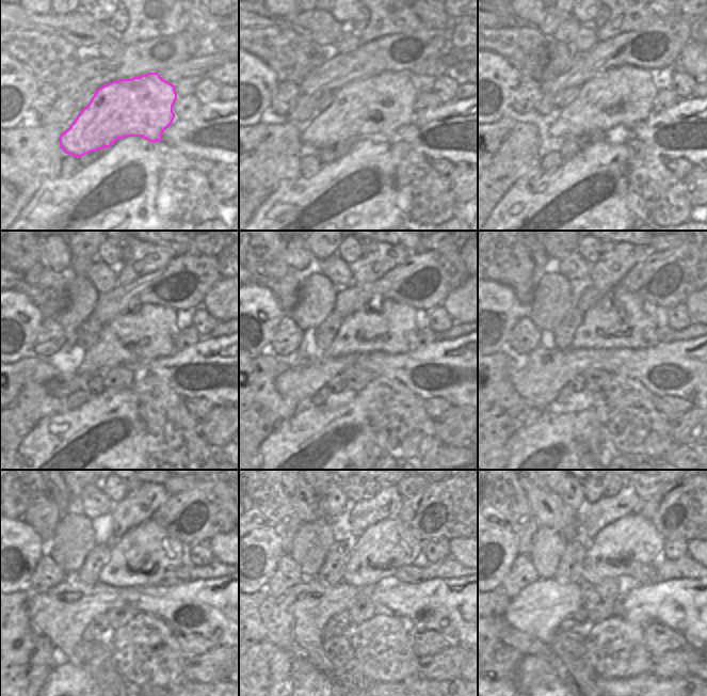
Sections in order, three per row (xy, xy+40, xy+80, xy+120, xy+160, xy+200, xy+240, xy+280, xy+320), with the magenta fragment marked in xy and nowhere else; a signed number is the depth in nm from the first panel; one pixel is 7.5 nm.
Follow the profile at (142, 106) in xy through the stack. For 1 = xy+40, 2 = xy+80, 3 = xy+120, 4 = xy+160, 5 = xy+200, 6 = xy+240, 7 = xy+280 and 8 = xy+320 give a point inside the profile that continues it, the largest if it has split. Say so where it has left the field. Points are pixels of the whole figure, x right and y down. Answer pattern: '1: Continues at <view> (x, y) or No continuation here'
1: Continues at xy+40 (381, 105)
2: Continues at xy+80 (623, 96)
3: Continues at xy+120 (146, 331)
4: Continues at xy+160 (366, 331)
5: Continues at xy+200 (619, 318)
6: Continues at xy+240 (140, 557)
7: Continues at xy+280 (382, 549)
8: Continues at xy+320 (621, 547)

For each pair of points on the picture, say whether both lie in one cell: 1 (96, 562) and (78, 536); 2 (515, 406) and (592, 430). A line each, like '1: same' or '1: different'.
1: different
2: different

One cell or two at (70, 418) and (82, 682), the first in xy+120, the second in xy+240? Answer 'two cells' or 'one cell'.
one cell

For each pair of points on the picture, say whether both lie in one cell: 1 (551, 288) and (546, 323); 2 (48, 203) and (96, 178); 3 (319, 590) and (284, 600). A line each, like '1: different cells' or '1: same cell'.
1: same cell
2: same cell
3: same cell

